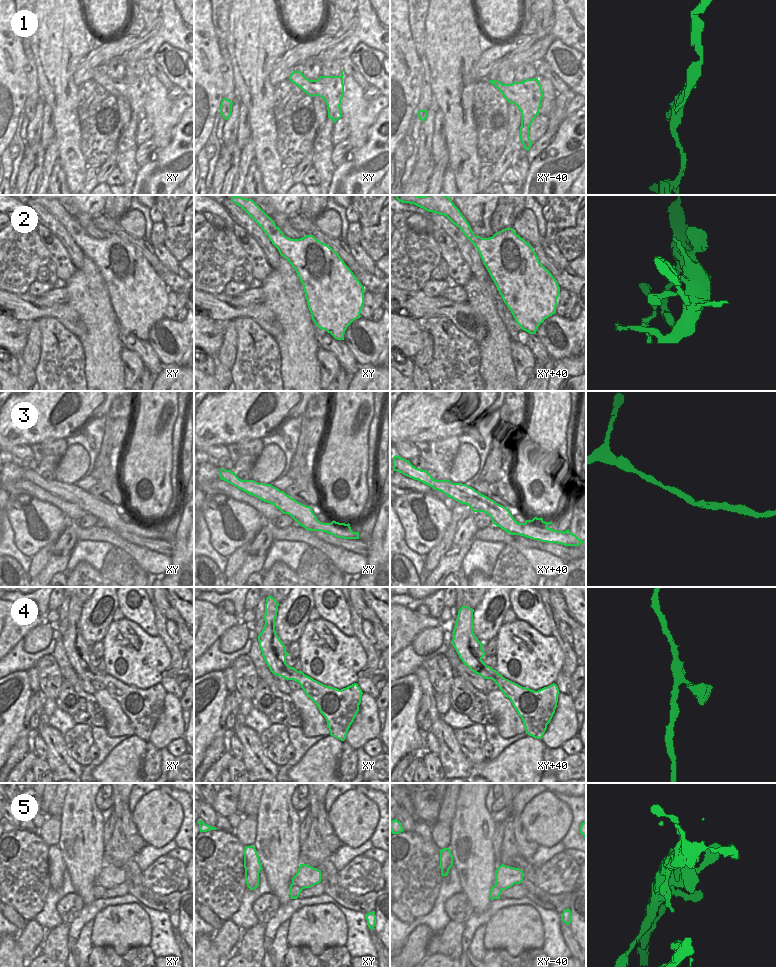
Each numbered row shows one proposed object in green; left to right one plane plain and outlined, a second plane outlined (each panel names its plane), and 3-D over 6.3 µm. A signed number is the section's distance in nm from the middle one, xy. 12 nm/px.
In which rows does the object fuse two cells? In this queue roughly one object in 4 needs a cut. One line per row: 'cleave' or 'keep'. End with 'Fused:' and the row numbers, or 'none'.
1: cleave
2: keep
3: keep
4: keep
5: keep
Fused: 1

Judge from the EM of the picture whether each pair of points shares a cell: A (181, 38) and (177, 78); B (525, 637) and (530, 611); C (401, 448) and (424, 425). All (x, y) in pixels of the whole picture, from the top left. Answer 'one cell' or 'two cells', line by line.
A: two cells
B: two cells
C: two cells

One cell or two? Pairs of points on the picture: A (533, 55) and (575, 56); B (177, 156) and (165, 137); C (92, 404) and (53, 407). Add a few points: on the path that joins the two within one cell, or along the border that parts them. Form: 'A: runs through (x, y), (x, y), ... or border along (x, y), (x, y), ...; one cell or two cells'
A: border along (567, 46), (559, 39), (555, 39), (543, 58); two cells
B: border along (179, 121), (172, 130), (172, 139), (158, 148); two cells
C: runs through (78, 404), (69, 404), (50, 421); one cell

